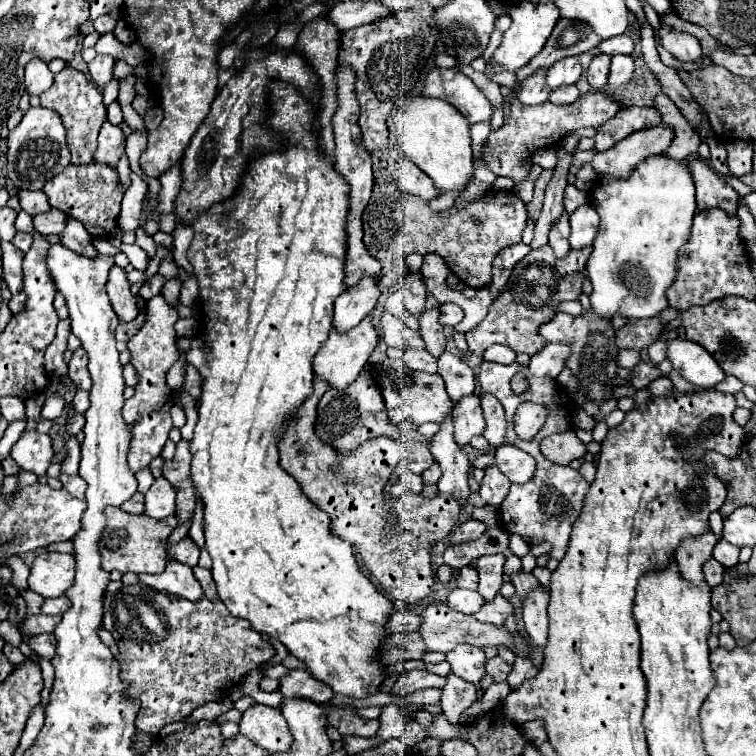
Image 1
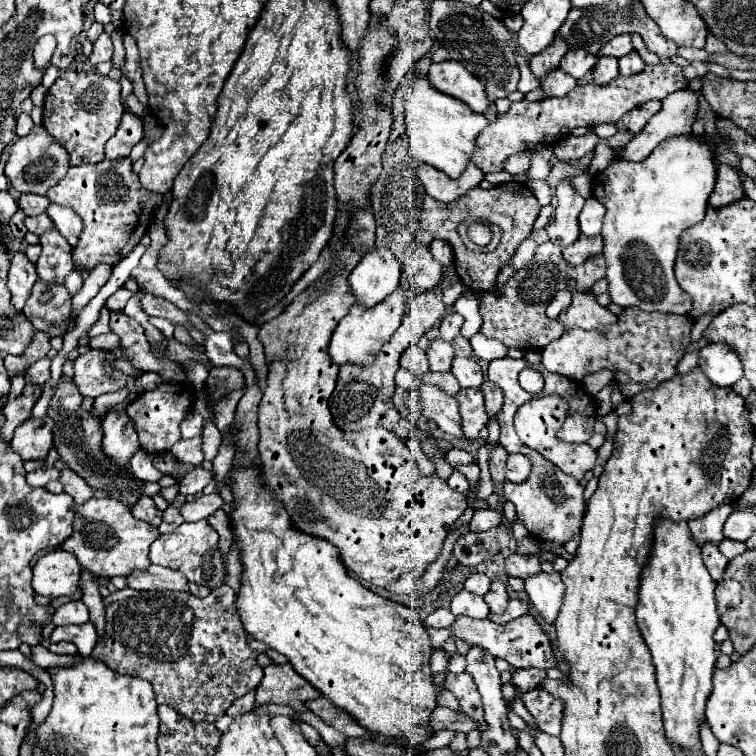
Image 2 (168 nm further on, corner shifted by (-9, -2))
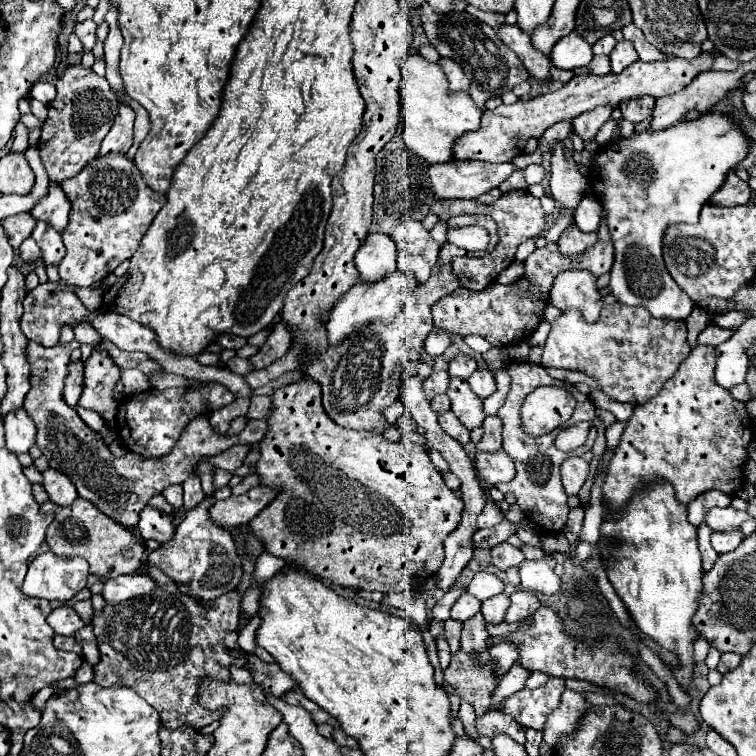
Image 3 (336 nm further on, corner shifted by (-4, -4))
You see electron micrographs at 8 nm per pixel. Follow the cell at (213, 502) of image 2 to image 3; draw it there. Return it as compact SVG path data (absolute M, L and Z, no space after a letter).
M256 486L242 496L230 496L228 500L218 500L208 510L208 514L212 522L216 522L218 526L248 524L272 498L274 498L272 490Z

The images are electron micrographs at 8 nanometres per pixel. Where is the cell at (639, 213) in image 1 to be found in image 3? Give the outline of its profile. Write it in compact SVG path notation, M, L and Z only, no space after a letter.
M702 114L698 120L684 120L672 128L660 132L642 132L624 138L620 144L610 144L596 154L596 168L588 172L592 190L602 202L604 218L610 228L614 244L614 266L610 270L610 294L628 306L642 306L652 316L686 320L694 304L688 294L678 288L664 266L662 258L662 238L670 224L688 222L696 224L702 206L720 188L730 168L734 168L748 154L748 138L742 130L724 114Z

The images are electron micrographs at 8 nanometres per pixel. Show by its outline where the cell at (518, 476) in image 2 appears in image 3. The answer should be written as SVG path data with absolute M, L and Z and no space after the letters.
M500 450L500 452L476 452L476 462L474 462L480 470L480 474L486 478L486 482L490 482L492 486L500 484L500 482L510 482L516 474L514 462L512 458Z

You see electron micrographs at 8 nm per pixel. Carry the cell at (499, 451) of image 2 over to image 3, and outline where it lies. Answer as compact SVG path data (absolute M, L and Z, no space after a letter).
M488 416L484 420L484 436L482 440L476 444L476 448L480 452L496 452L502 448L502 424L498 416Z

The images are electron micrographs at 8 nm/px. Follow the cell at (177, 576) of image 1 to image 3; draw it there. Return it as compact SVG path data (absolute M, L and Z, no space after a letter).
M128 574L128 576L116 576L106 580L102 596L106 602L122 602L128 598L150 594L158 588L158 584L148 574Z

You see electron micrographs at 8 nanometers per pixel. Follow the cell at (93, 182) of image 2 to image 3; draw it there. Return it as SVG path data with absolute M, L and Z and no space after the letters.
M124 154L98 156L76 176L60 182L60 186L66 192L72 210L68 228L62 234L66 256L58 264L58 272L60 280L80 288L98 284L128 260L140 246L140 240L158 210L166 204L166 196L148 190L140 172Z

